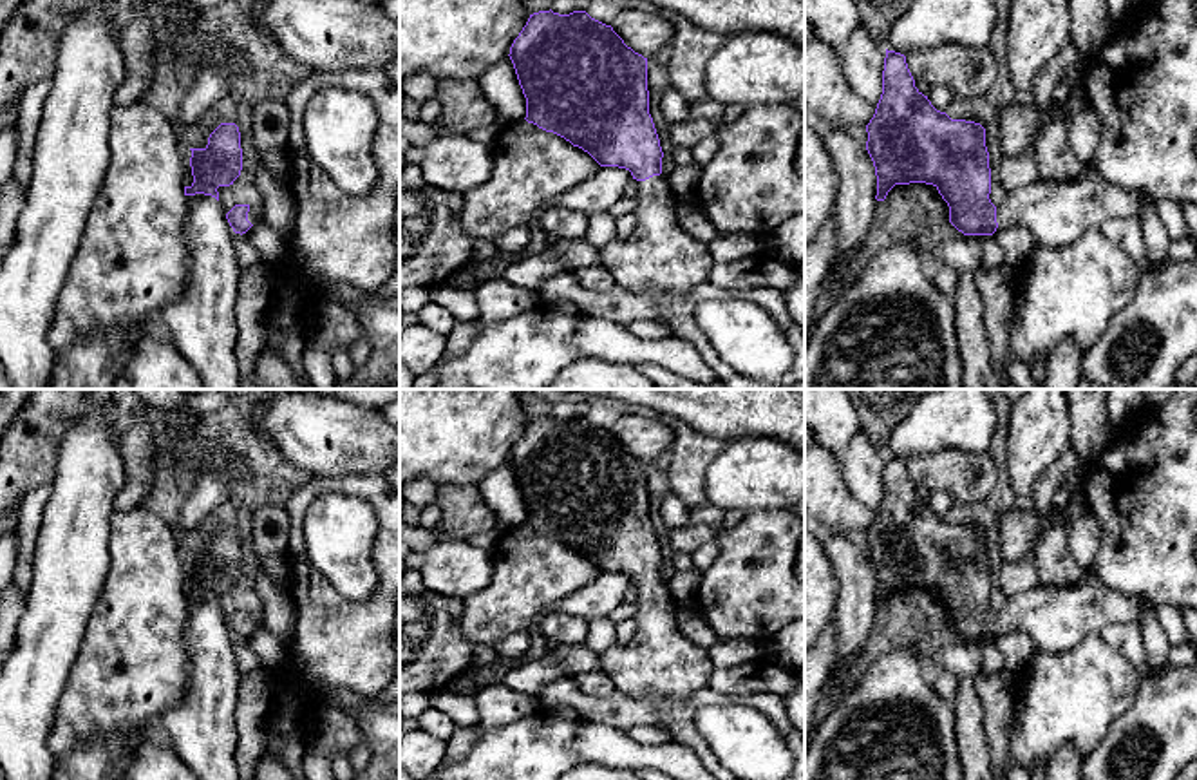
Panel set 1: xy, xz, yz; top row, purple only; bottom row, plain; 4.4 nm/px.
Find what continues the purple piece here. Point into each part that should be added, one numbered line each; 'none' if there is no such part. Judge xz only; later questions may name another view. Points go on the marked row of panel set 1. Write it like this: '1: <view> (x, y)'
1: xz (657, 254)

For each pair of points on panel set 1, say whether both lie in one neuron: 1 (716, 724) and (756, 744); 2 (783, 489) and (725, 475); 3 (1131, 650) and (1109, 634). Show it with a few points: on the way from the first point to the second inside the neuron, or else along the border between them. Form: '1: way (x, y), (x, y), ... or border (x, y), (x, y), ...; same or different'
1: way (725, 728), (747, 742); same
2: way (769, 475), (740, 475); same
3: way (1129, 645), (1114, 636); same

